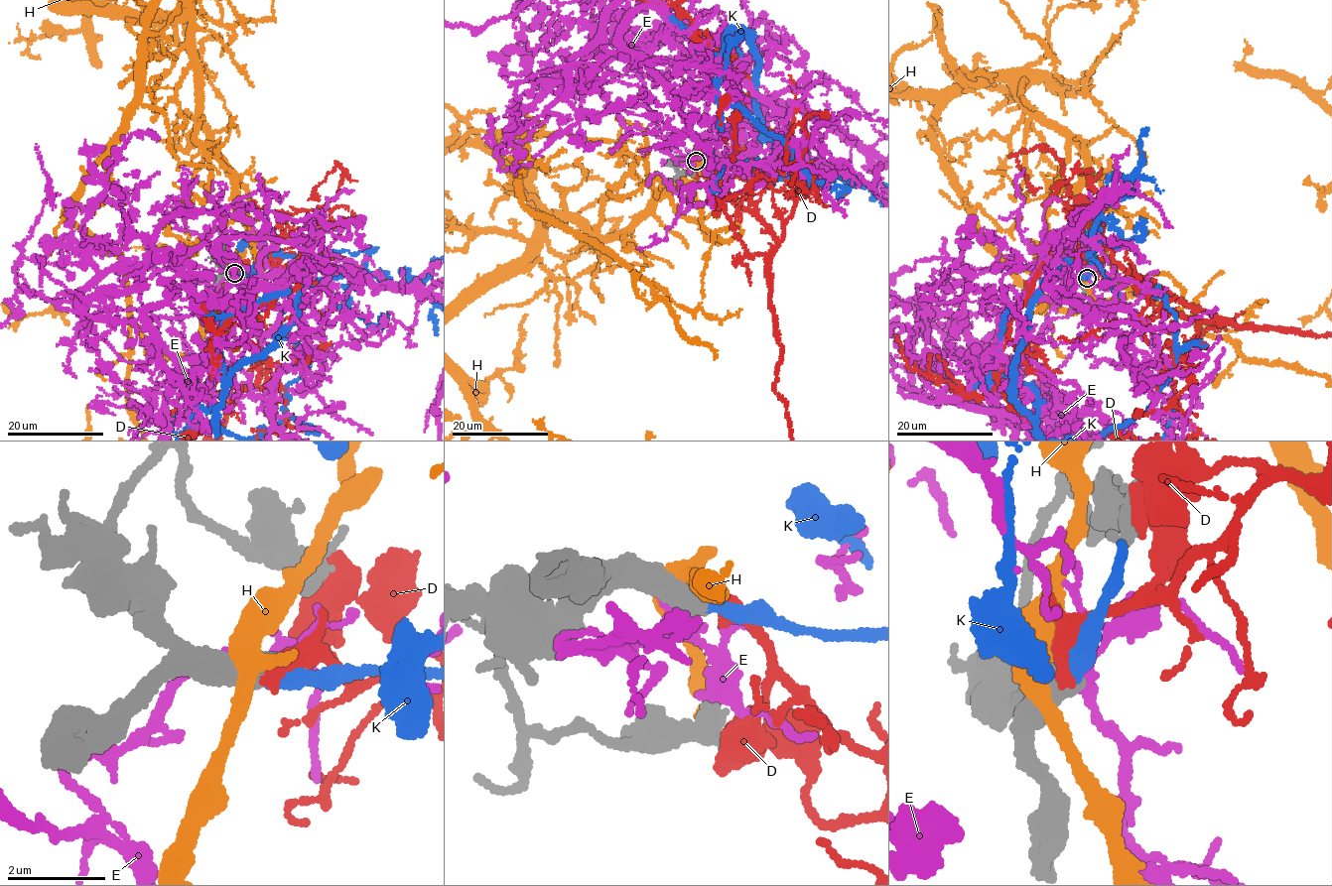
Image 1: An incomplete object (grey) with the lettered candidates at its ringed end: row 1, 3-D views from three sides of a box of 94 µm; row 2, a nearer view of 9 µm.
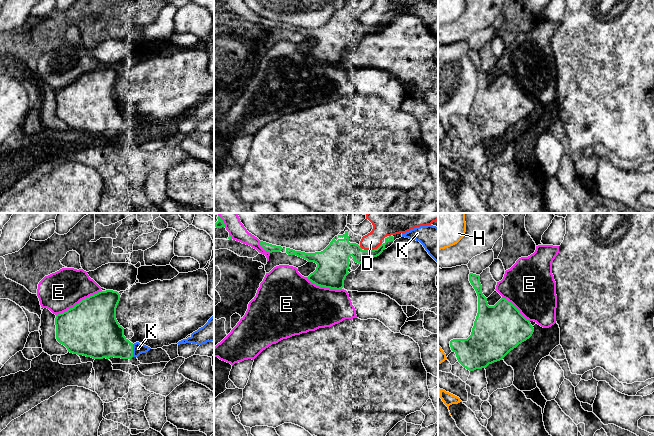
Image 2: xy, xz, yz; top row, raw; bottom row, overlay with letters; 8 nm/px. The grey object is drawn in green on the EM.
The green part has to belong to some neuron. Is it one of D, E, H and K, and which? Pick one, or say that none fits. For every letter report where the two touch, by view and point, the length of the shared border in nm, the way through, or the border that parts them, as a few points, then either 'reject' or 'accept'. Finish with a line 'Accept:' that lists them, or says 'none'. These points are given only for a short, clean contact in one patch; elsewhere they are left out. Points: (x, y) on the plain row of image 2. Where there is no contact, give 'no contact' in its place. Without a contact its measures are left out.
D: xz (372, 26) | 160 nm | reject
E: xy (79, 78) | 420 nm | reject
H: no contact | reject
K: xy (132, 126) | 100 nm | accept
Accept: K

